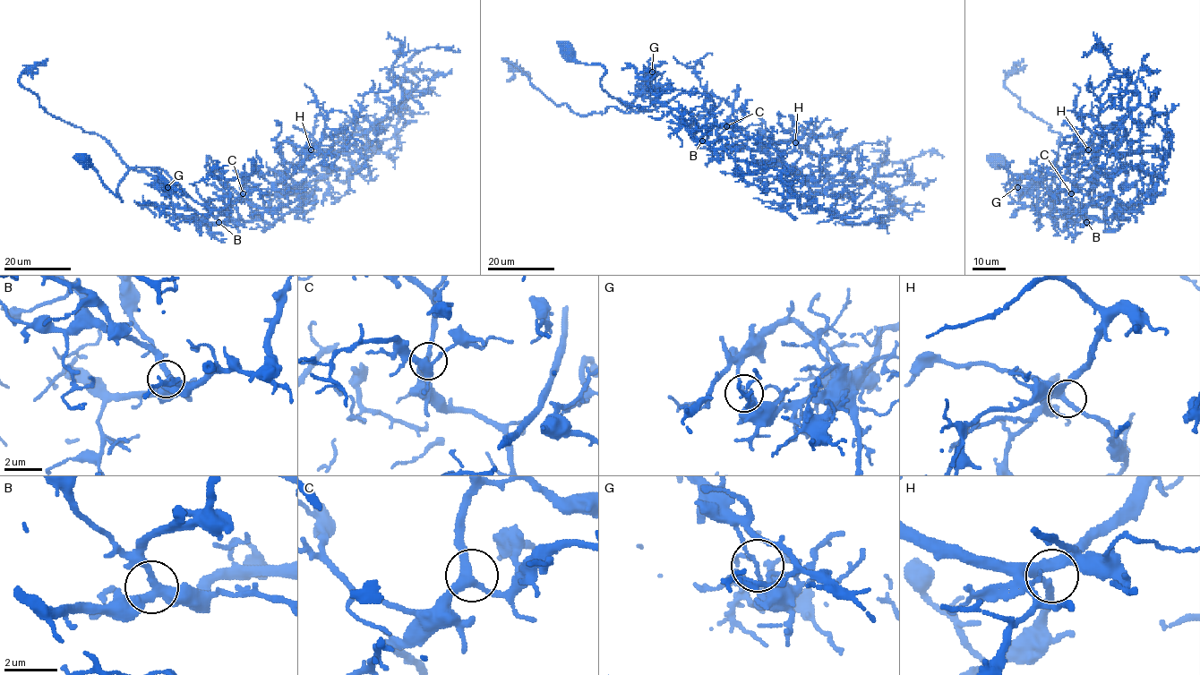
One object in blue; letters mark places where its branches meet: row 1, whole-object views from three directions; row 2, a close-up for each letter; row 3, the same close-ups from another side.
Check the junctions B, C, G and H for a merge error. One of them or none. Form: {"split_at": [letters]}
{"split_at": ["G"]}

